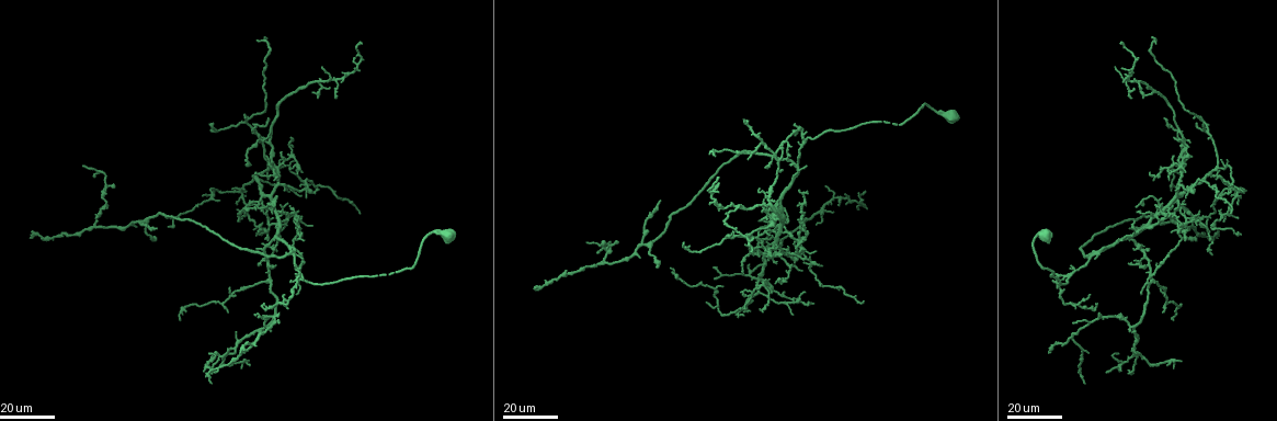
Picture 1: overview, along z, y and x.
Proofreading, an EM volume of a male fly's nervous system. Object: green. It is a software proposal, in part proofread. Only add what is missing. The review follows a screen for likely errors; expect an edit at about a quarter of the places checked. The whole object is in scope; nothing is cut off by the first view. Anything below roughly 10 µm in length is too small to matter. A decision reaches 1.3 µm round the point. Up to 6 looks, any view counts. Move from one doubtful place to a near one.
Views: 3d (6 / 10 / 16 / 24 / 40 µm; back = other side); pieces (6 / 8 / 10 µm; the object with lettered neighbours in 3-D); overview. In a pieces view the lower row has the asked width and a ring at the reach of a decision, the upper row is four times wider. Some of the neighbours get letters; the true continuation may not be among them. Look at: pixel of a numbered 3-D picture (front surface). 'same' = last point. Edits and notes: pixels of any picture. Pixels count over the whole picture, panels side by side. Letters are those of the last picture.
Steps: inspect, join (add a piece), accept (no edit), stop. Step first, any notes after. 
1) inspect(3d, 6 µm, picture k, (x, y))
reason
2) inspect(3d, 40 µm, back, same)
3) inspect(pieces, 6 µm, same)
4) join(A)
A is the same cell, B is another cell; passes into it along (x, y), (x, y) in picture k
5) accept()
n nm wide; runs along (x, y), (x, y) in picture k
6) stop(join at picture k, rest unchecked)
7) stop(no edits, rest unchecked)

inspect(3d, 24 µm, picture 1, (770, 254))
branch stops here

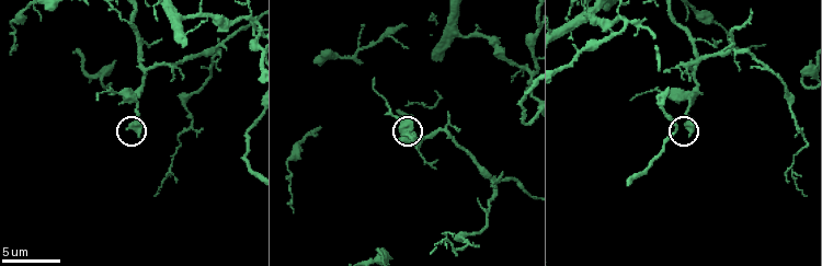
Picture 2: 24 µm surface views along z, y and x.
inspect(pieces, 10 µm, picture 2, (689, 136))

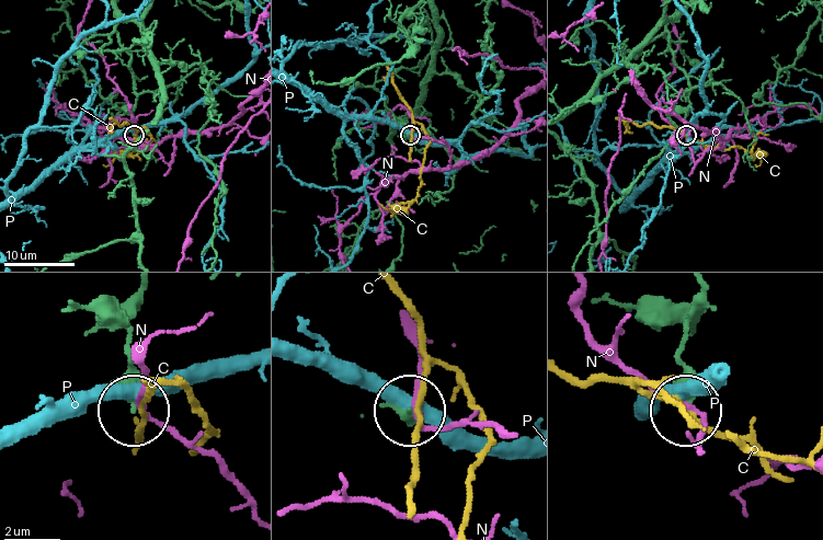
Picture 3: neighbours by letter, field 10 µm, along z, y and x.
accept()
C, N and P are other cells; runs along (143, 290), (126, 354), (134, 409) in picture 3; none of them fits

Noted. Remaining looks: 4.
inspect(3d, 24 µm, picture 1, (760, 222))
thin end

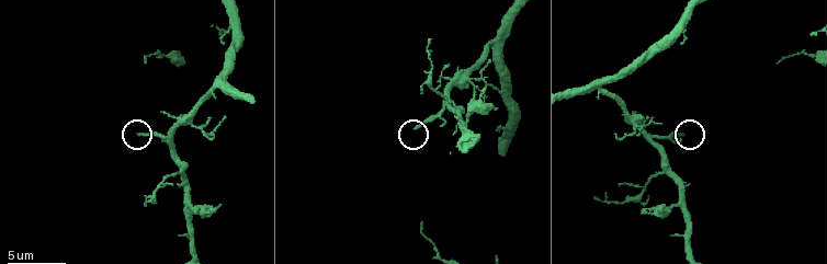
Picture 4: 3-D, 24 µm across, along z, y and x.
inspect(pieces, 8 µm, picture 4, (140, 136))

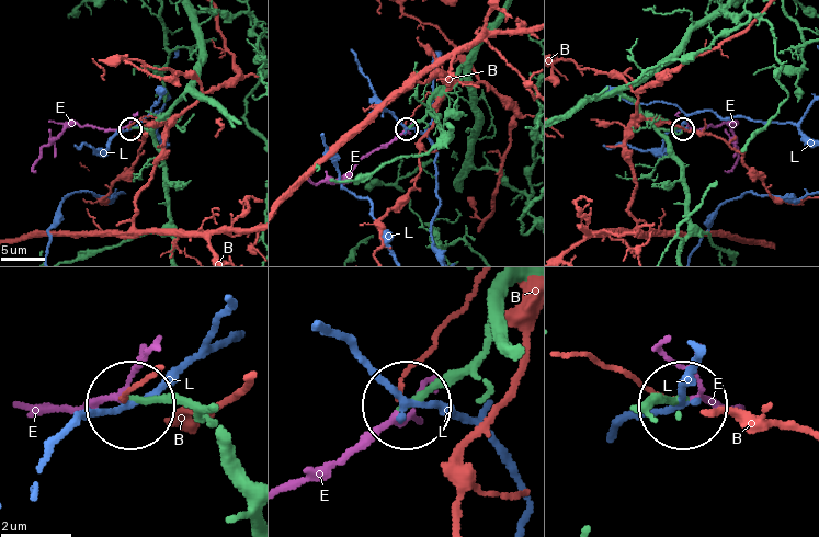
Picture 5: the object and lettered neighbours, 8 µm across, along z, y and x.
join(E)
E is the same cell, B and L are other cells; passes into it along (488, 335), (473, 358), (438, 376), (406, 409), (287, 482) in picture 5; it goes on there

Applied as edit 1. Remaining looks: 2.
inspect(3d, 16 µm, picture 1, (661, 202))
branch stops here

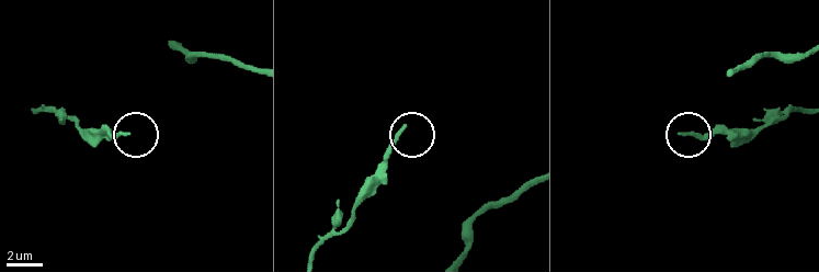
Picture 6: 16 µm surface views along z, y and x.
inspect(pieces, 6 µm, picture 6, (403, 129))

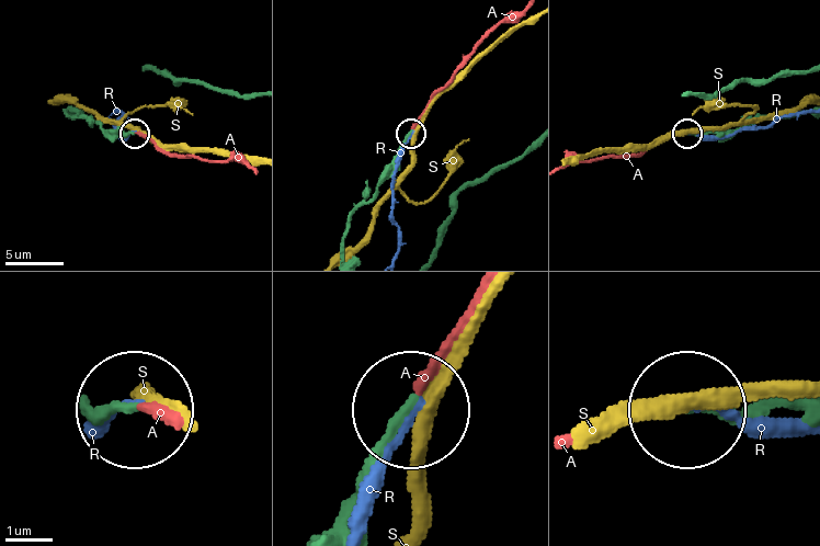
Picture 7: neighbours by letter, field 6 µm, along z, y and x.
join(A)
180 nm wide; A is the same cell, R and S are other cells; it goes on there

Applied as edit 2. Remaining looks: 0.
stop(join at picture 5, join at picture 7, rest unchecked)

